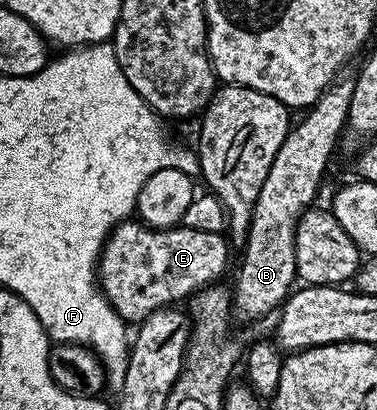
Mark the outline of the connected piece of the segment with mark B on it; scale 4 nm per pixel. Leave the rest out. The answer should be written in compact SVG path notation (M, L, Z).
M350 78L342 79L332 83L304 114L307 116L292 126L281 149L277 149L277 157L273 157L273 165L269 165L269 177L258 184L247 242L241 247L243 260L233 282L236 320L259 319L271 310L274 312L296 286L295 228L299 226L299 216L314 204L311 202L323 183L323 174L339 143L339 134L344 134L349 105L353 101L355 84Z

